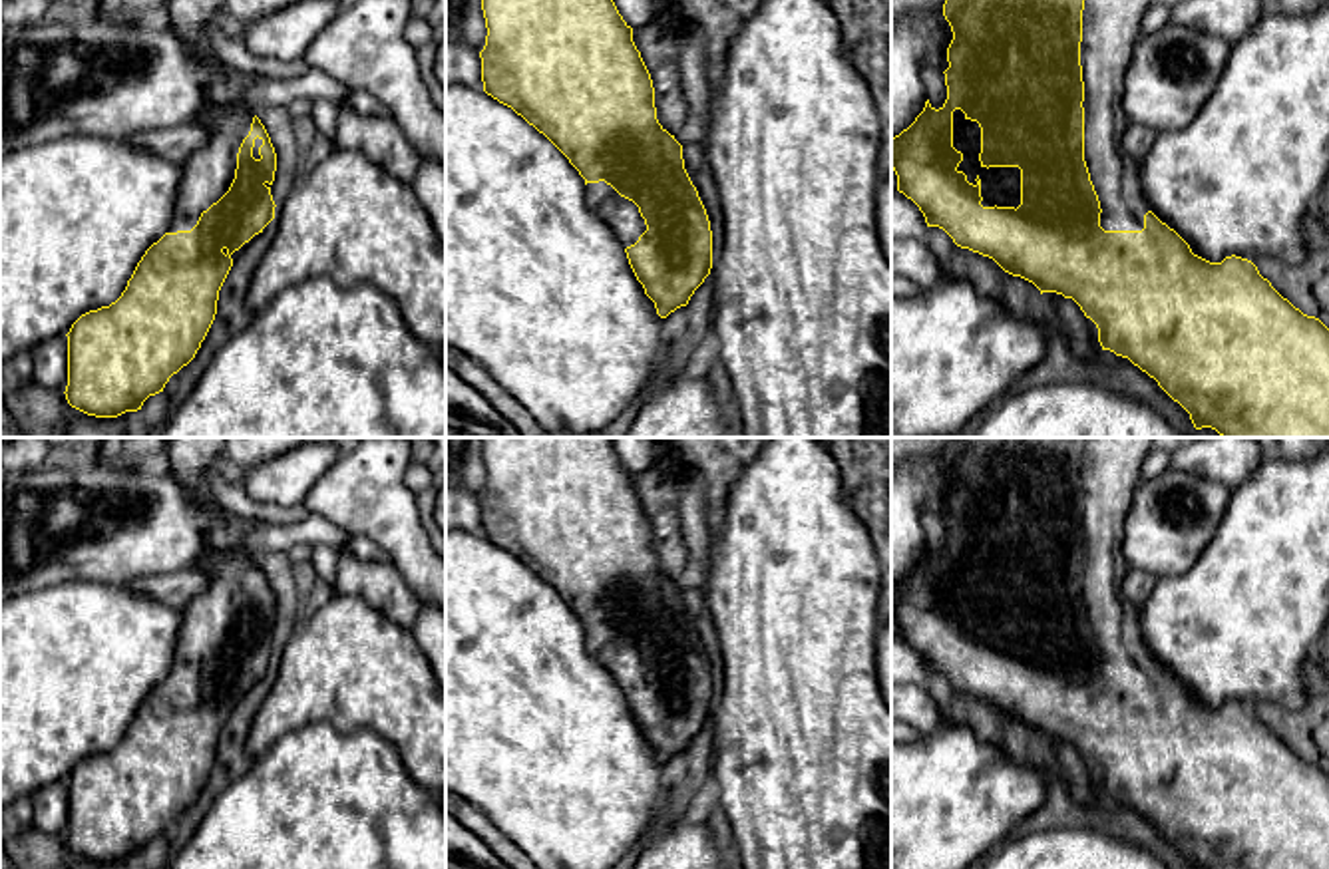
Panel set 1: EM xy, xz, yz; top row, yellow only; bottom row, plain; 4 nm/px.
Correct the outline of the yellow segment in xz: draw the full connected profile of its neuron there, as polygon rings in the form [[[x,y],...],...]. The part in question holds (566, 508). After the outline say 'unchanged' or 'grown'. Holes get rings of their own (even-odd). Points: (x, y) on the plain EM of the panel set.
[[[481,437],[485,491],[483,537],[543,579],[585,624],[585,644],[623,690],[629,710],[666,764],[686,752],[712,714],[712,676],[706,654],[682,605],[682,591],[657,565],[651,519],[611,437]]]; grown

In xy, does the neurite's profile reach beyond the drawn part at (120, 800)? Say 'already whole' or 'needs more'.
needs more

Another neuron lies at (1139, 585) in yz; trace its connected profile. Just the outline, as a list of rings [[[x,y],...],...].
[[[1128,569],[1124,575],[1124,595],[1134,603],[1134,605],[1144,605],[1146,599],[1152,595],[1156,587],[1156,577],[1150,573],[1144,573],[1140,569]]]

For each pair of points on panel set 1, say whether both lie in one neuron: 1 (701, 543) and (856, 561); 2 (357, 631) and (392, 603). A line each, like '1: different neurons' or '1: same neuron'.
1: different neurons
2: different neurons

